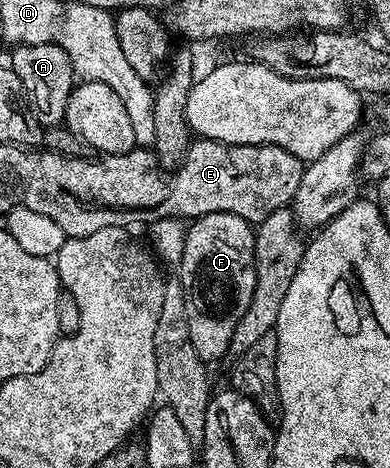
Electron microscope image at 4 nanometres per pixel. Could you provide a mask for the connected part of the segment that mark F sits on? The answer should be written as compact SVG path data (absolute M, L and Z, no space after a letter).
M207 213L196 216L192 222L193 224L188 224L185 233L185 248L179 264L181 288L187 309L187 329L191 333L191 345L195 345L195 353L199 353L201 359L212 361L229 355L229 341L235 333L235 325L239 325L255 293L255 231L246 219L235 217L235 213Z

